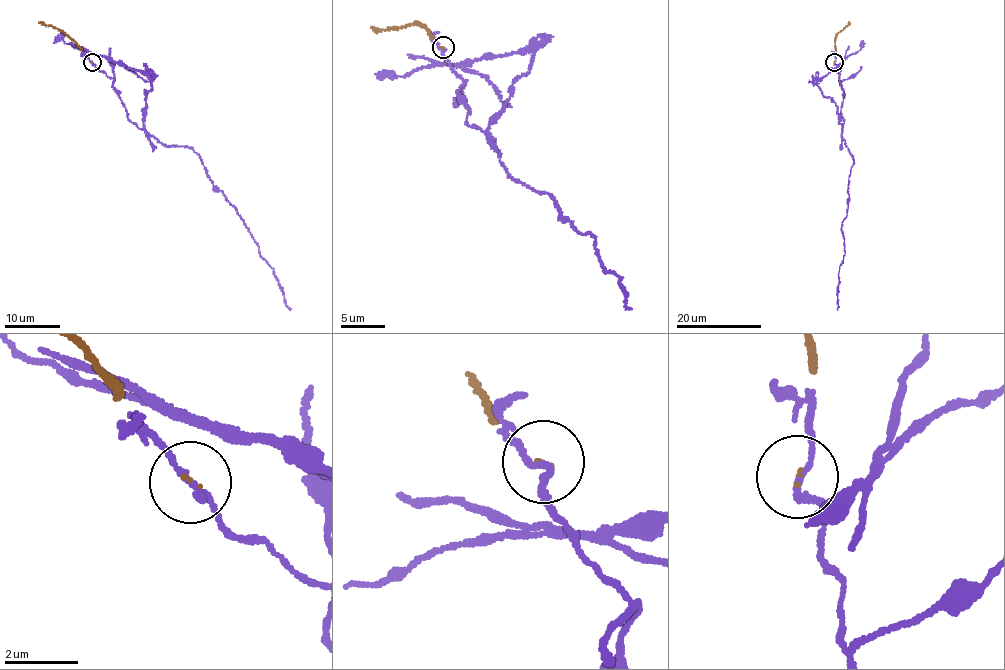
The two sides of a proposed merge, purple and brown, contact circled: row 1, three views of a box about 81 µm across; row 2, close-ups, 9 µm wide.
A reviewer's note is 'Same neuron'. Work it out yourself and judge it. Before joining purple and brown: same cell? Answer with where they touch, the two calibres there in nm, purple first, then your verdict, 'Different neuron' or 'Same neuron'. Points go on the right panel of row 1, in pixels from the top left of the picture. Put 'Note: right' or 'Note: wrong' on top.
Note: wrong
Place: (834, 62). Thickness 160 nm (purple) against 60 nm. Different neuron

